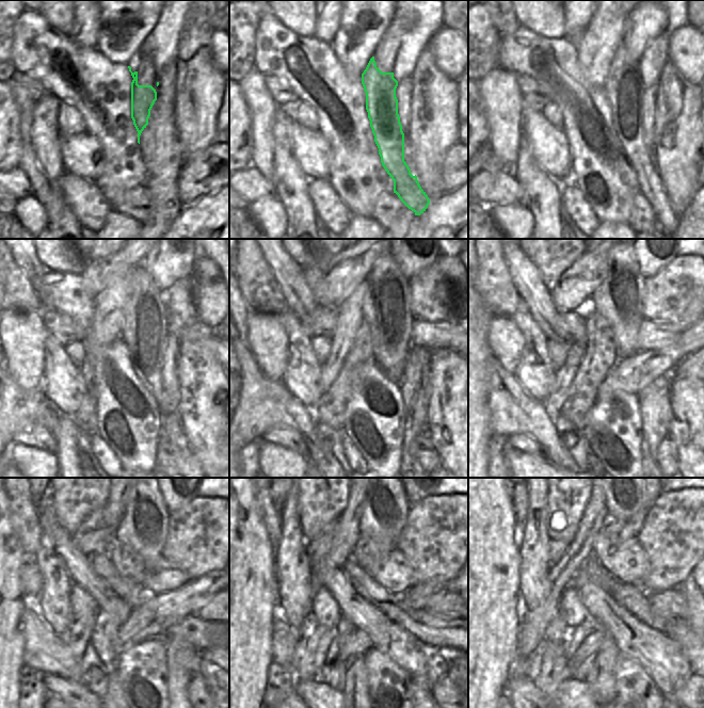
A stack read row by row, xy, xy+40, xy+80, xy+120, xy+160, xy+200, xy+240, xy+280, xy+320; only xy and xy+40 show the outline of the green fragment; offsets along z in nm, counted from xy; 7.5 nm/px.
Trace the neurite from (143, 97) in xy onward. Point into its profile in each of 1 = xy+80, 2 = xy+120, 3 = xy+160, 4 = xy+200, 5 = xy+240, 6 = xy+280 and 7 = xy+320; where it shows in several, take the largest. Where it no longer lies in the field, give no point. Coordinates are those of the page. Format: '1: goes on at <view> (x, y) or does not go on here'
1: goes on at xy+80 (623, 86)
2: goes on at xy+120 (145, 331)
3: goes on at xy+160 (385, 306)
4: goes on at xy+200 (619, 299)
5: goes on at xy+240 (144, 526)
6: goes on at xy+280 (386, 510)
7: goes on at xy+320 (628, 500)

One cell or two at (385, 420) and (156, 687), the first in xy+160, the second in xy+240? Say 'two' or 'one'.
one

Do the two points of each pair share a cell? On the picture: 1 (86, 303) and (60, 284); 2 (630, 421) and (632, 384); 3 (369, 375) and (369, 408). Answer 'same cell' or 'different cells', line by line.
1: same cell
2: different cells
3: same cell

